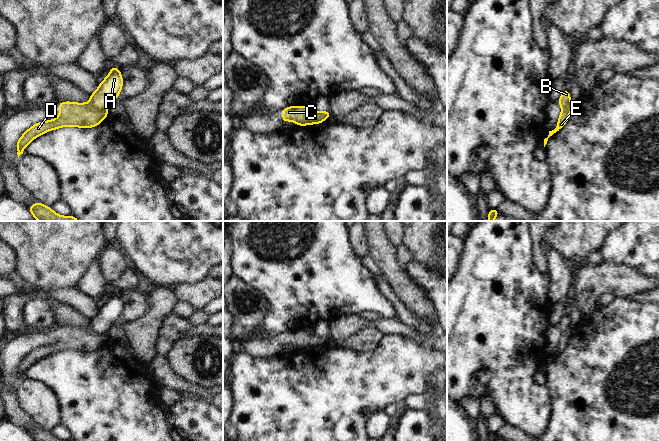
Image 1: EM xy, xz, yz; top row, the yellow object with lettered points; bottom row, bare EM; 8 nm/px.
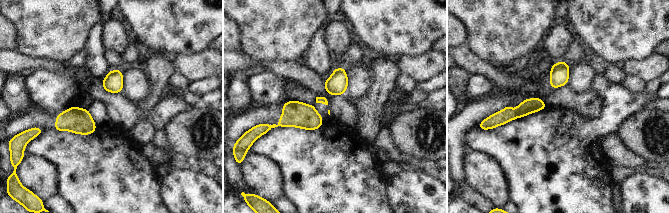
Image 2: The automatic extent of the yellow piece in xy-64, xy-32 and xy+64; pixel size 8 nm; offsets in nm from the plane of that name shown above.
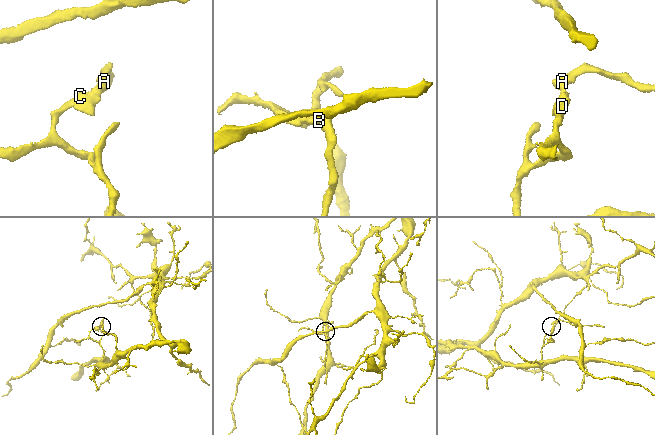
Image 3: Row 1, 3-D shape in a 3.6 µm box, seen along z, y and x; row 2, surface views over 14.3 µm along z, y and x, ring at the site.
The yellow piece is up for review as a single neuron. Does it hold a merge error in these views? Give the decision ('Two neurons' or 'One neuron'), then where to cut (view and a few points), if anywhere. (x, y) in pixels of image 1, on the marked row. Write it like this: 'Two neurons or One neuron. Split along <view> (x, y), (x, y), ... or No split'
Two neurons. Split along xy (89, 103), (97, 109), (105, 109)

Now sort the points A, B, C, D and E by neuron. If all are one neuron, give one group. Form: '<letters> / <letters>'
A B / C D E

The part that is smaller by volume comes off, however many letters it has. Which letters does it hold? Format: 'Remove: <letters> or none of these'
Remove: A, B

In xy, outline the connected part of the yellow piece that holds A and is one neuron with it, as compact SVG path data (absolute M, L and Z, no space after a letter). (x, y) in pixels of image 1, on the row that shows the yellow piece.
M111 67L109 75L100 83L97 90L90 94L90 104L97 110L107 109L108 105L120 95L123 85L123 78L119 68Z

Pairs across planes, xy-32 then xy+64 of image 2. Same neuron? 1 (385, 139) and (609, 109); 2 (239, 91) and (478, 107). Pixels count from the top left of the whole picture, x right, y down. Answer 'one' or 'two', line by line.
1: two
2: two

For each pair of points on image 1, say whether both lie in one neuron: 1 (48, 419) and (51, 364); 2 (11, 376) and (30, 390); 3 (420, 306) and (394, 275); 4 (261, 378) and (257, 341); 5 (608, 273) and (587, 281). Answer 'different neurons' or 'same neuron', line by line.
1: different neurons
2: different neurons
3: same neuron
4: different neurons
5: same neuron

